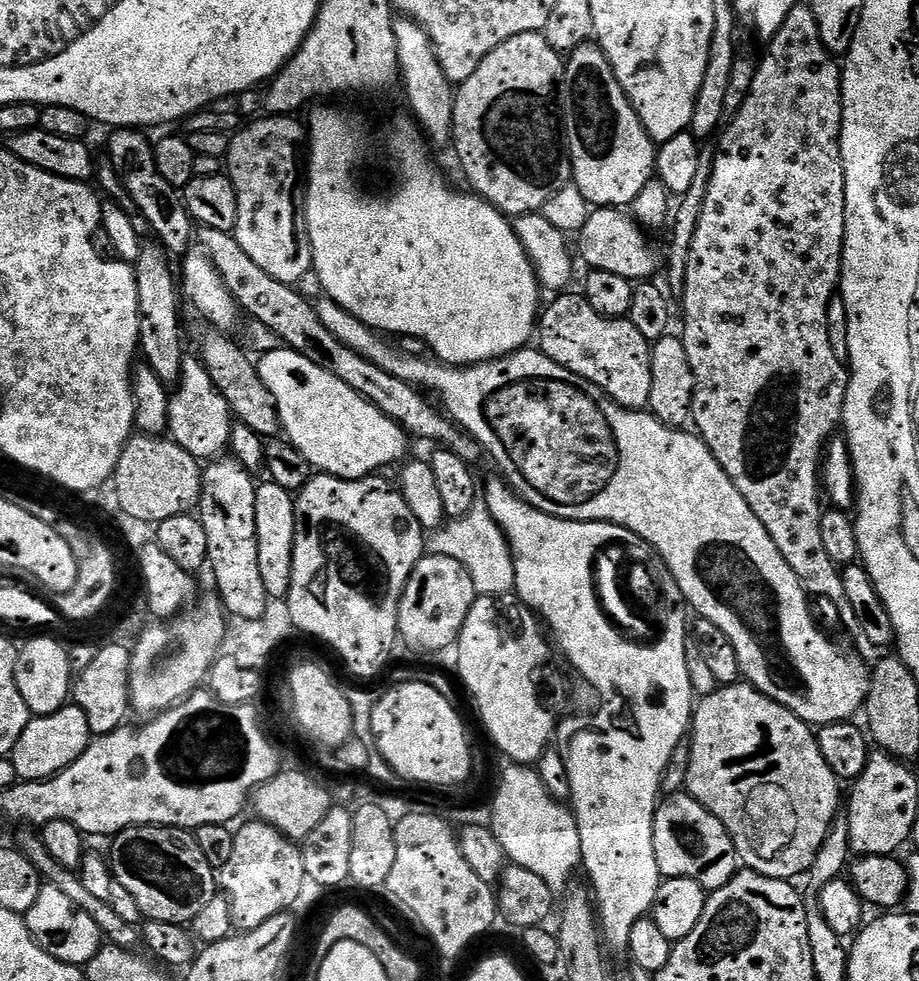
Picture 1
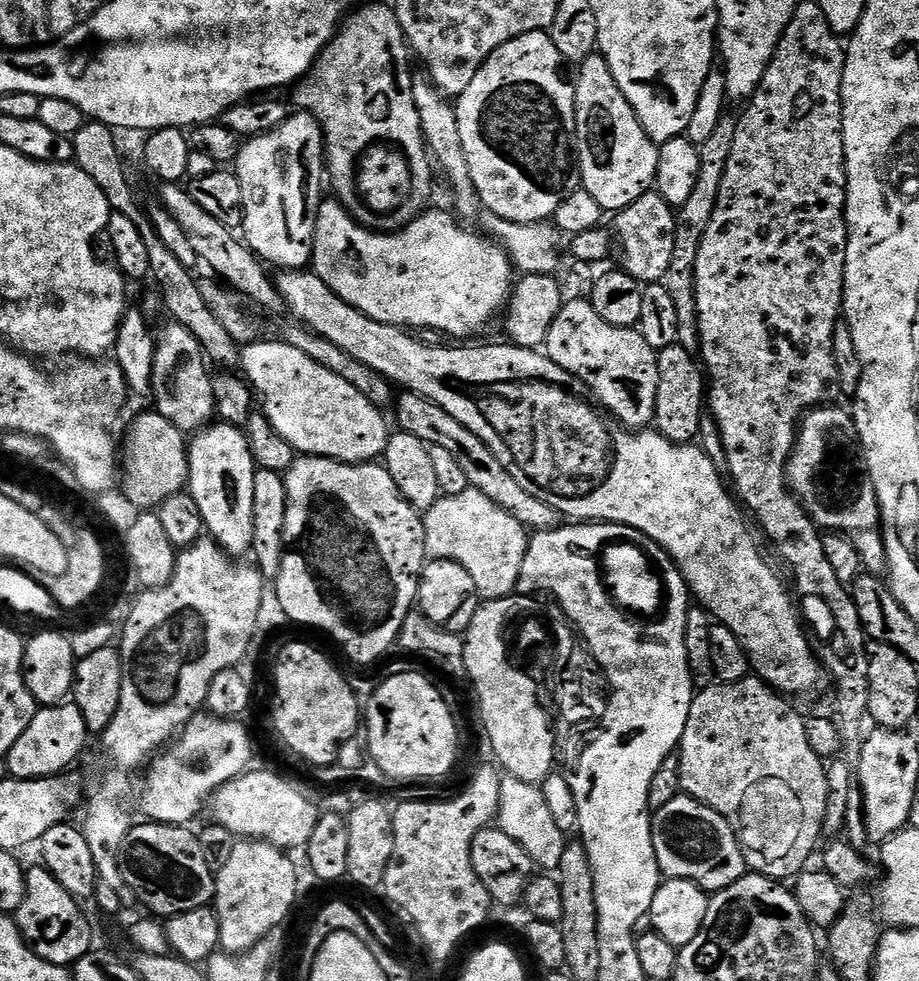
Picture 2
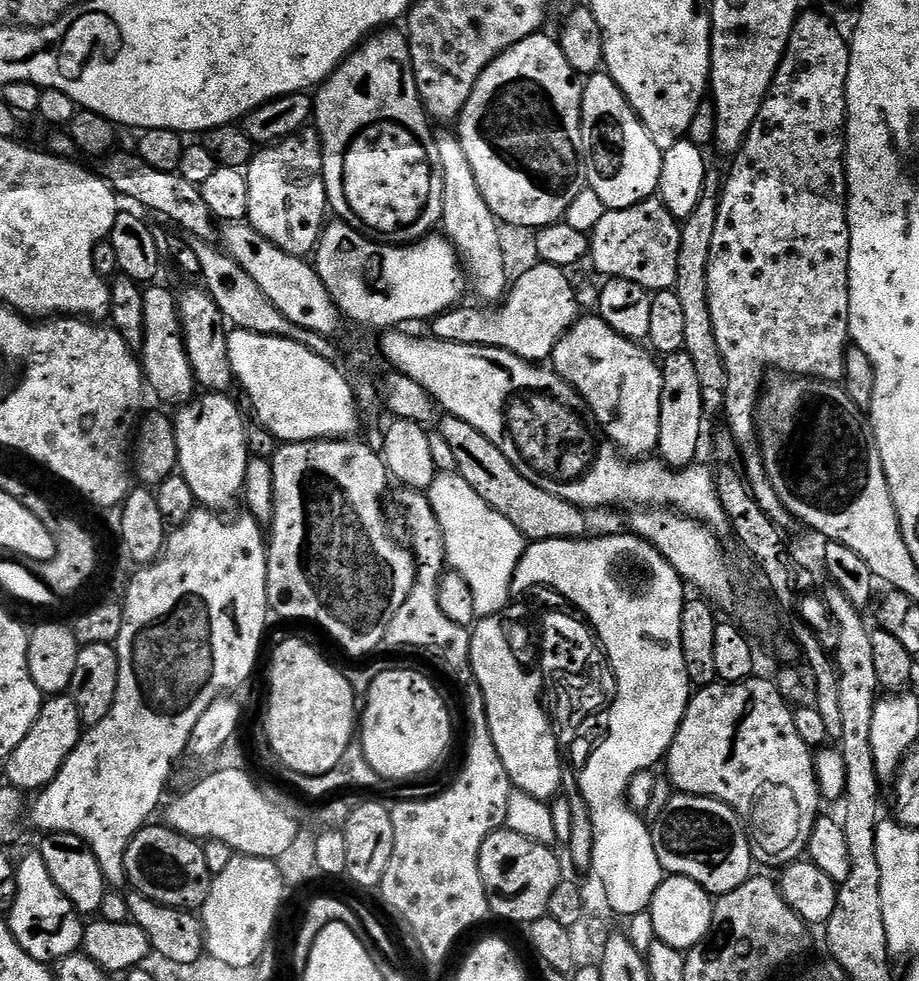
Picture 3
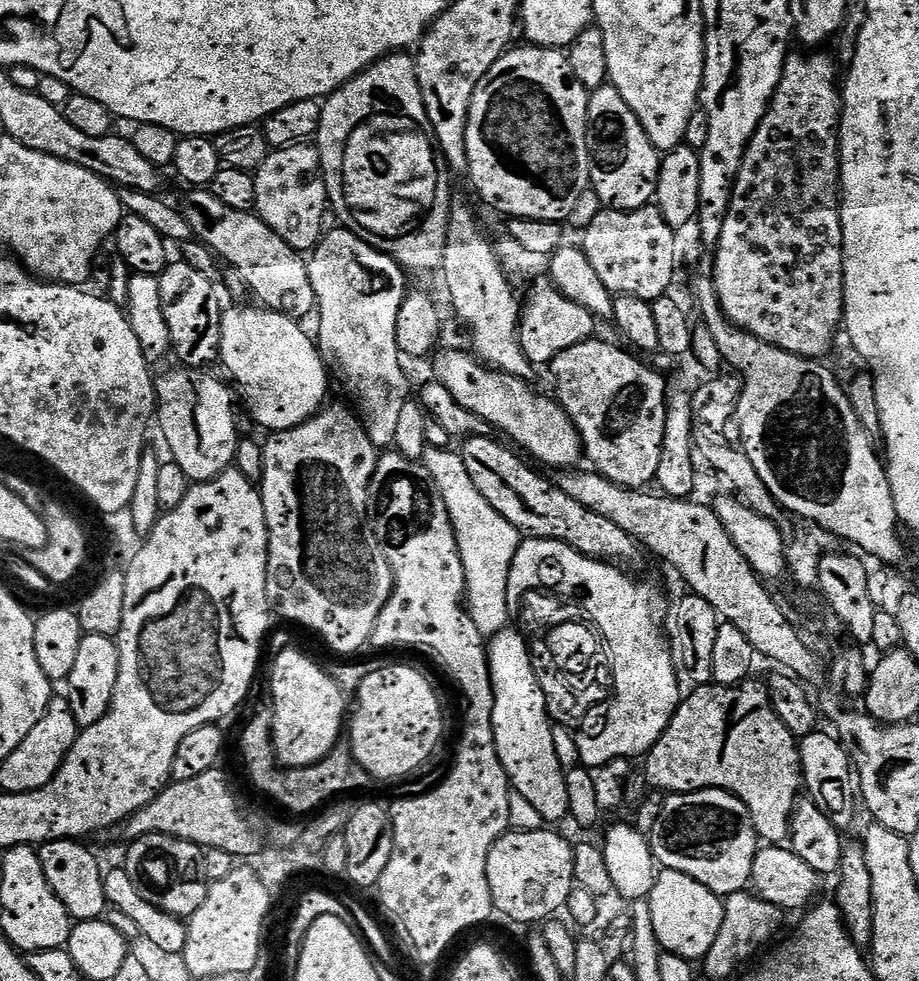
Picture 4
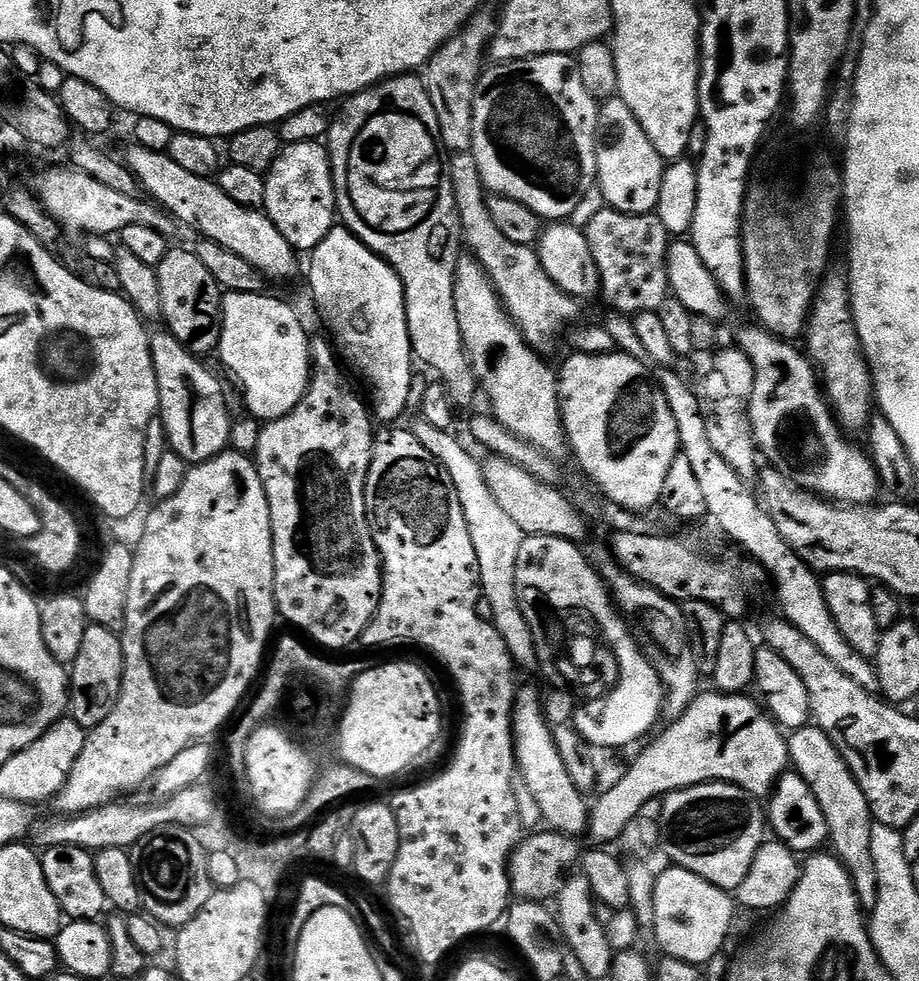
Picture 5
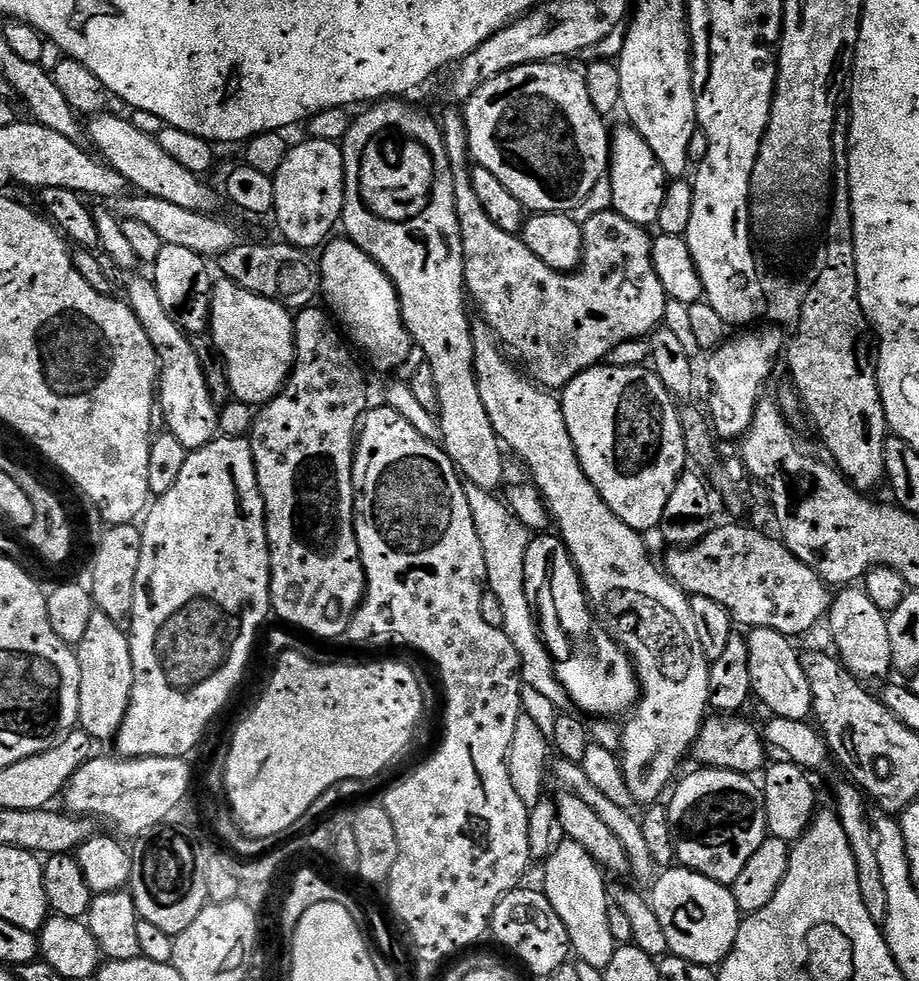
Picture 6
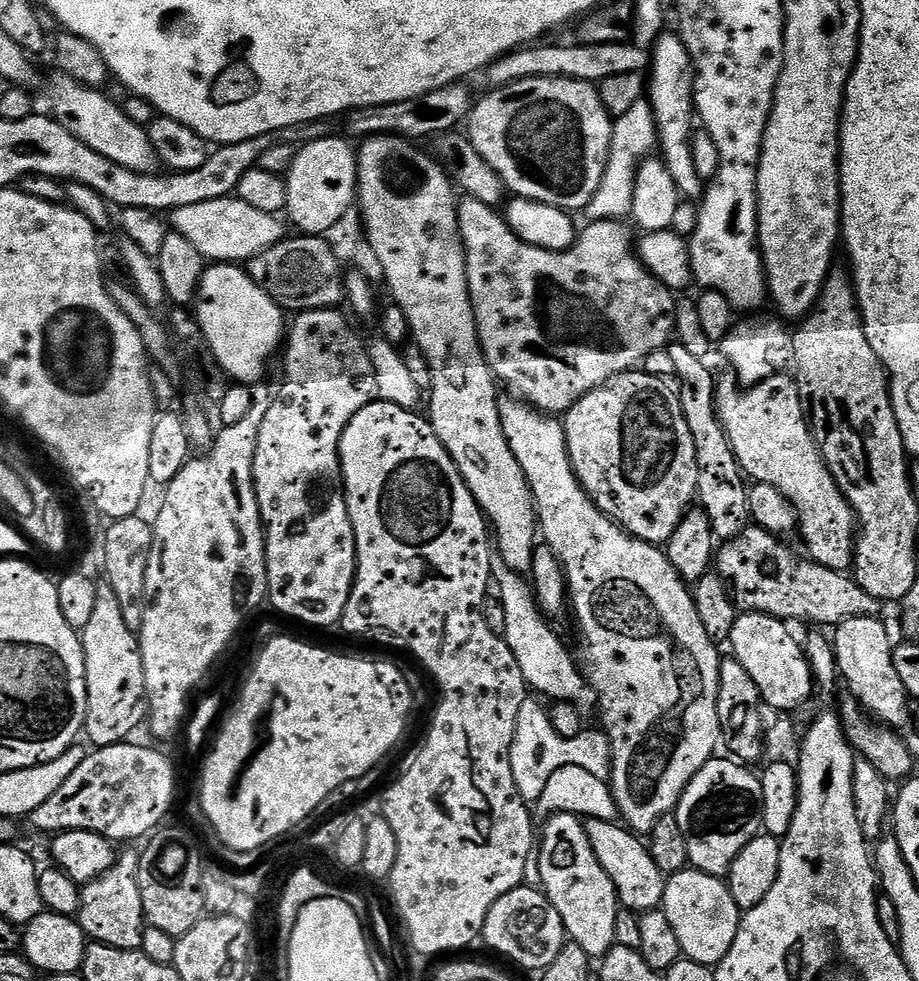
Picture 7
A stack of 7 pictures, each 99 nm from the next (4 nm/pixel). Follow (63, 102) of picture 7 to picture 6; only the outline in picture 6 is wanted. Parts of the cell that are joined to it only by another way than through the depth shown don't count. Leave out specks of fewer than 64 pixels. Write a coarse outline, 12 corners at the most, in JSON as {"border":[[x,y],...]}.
{"border":[[131,119],[87,125],[137,193],[215,213],[216,192]]}

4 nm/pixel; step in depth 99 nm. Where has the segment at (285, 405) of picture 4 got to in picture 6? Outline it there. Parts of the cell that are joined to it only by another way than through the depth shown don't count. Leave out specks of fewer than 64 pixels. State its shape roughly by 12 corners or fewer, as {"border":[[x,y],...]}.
{"border":[[221,279],[211,336],[235,399],[263,406],[296,362],[289,309]]}

